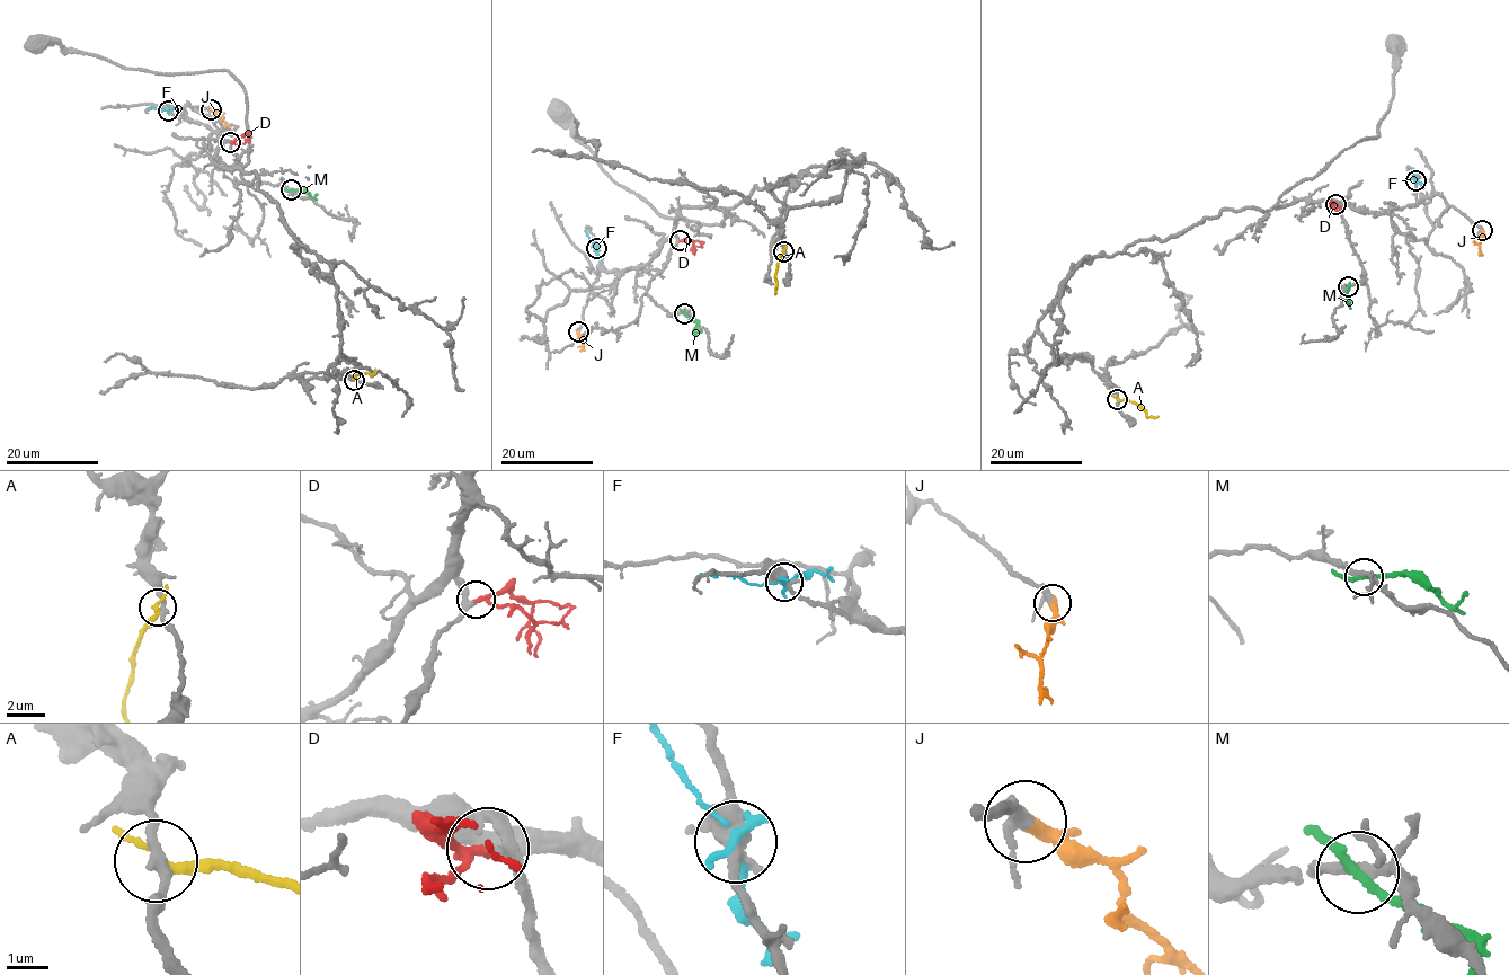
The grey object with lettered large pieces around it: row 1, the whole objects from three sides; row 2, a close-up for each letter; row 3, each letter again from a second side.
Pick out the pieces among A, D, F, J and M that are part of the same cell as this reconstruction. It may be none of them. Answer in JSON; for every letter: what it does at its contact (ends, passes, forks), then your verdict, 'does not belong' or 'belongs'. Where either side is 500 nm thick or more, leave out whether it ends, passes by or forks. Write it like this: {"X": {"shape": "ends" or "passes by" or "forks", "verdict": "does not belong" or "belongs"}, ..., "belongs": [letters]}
{"A": {"shape": "passes by", "verdict": "does not belong"}, "D": {"shape": "passes by", "verdict": "belongs"}, "F": {"shape": "passes by", "verdict": "does not belong"}, "J": {"shape": "passes by", "verdict": "belongs"}, "M": {"shape": "passes by", "verdict": "does not belong"}, "belongs": ["D", "J"]}

